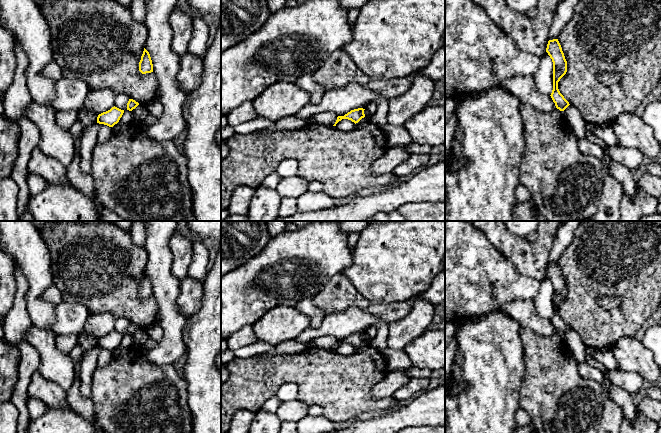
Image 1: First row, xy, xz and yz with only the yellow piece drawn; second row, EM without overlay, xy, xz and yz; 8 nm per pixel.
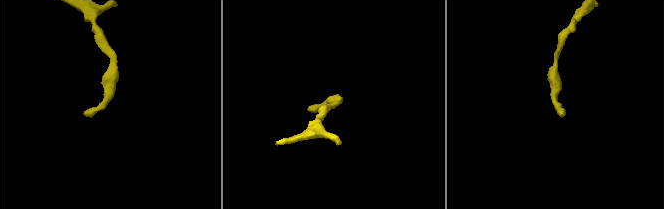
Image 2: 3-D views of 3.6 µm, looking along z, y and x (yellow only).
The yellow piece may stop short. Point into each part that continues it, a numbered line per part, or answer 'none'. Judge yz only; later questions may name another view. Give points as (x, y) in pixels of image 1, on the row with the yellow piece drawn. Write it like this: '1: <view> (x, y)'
none

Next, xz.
none

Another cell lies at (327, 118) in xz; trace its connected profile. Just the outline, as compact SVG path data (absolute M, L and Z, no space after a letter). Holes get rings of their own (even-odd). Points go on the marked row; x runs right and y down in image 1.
M321 111L310 117L308 123L315 123L317 125L333 126L337 120L337 115L329 111Z

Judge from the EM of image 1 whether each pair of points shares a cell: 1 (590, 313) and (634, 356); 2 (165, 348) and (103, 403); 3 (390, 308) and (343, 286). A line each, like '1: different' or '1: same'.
1: different
2: different
3: same

